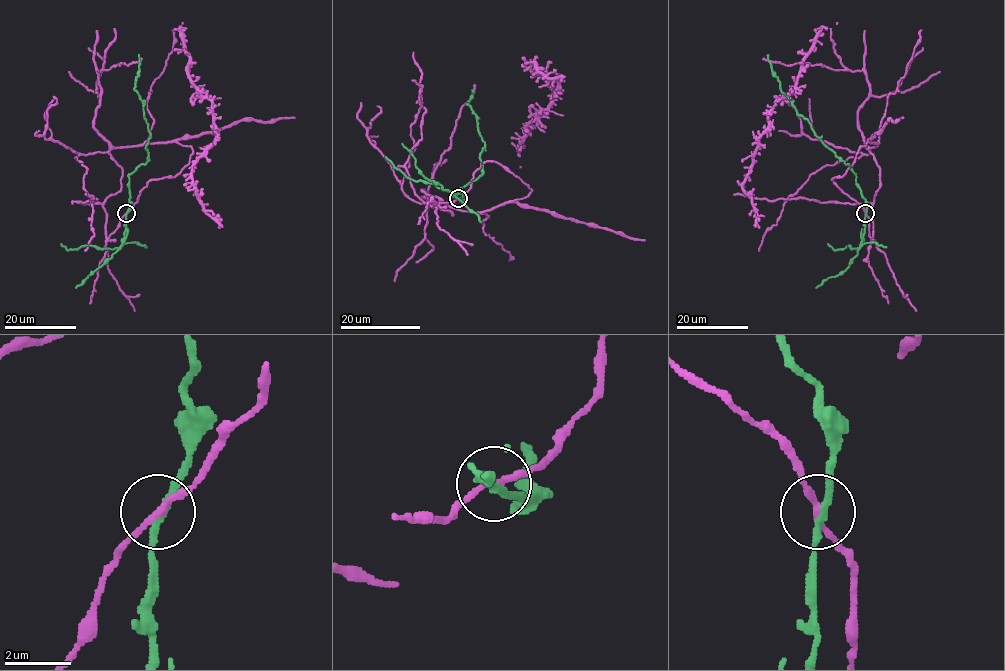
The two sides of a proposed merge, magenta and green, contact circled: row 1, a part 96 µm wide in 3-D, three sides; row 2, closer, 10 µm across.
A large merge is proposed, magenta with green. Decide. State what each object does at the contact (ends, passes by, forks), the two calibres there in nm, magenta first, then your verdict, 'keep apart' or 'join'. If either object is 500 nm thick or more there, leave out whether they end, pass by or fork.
magenta passes by | green passes by | 190/220 nm | keep apart

